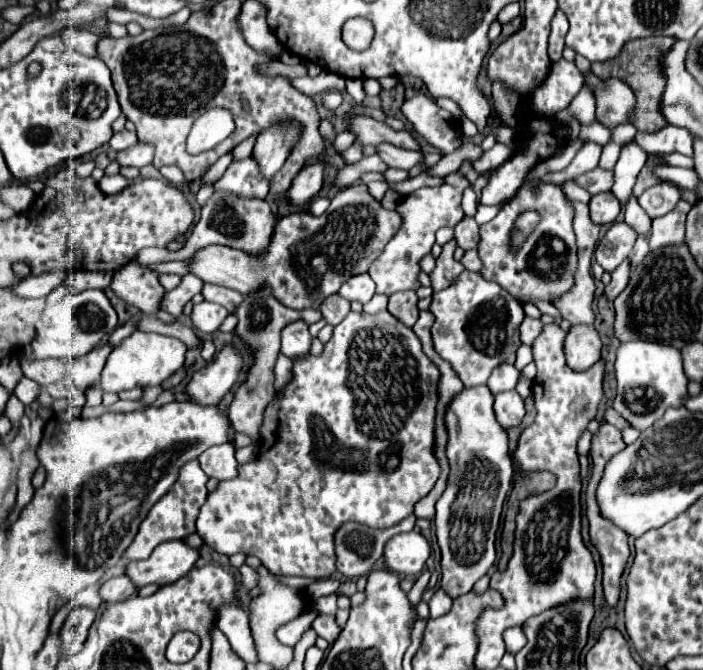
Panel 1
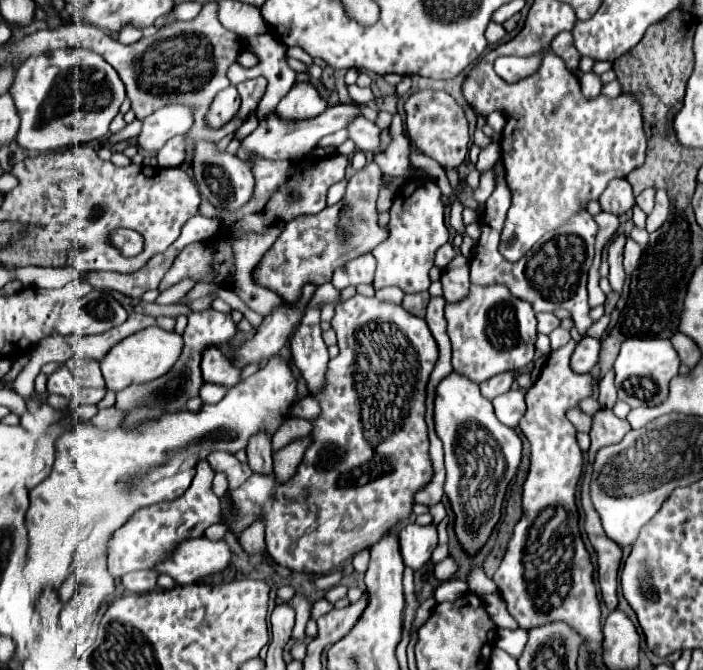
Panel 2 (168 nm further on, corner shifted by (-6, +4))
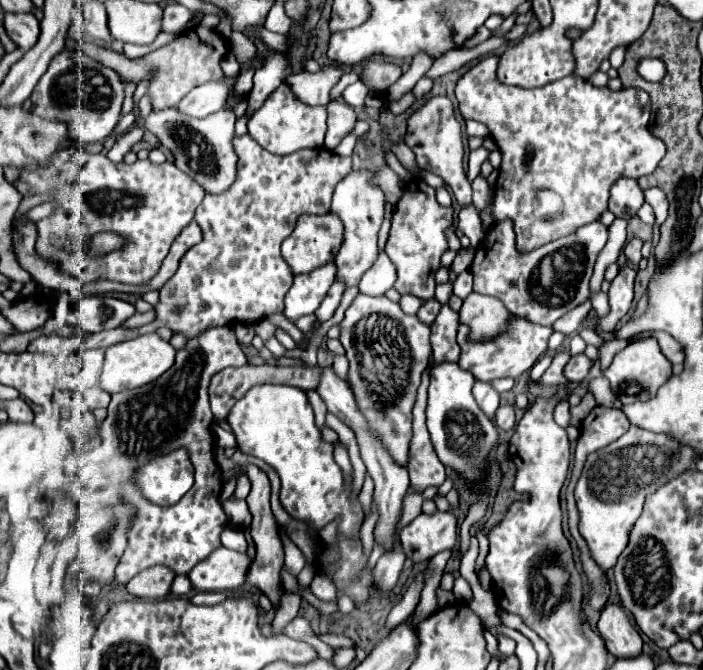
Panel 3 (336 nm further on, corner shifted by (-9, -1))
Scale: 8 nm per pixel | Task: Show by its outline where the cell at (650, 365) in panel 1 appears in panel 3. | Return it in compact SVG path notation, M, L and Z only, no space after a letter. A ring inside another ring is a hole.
M644 338L640 342L634 342L626 346L622 352L618 352L612 360L612 364L604 370L604 376L610 382L612 392L622 404L632 404L638 400L648 400L656 394L656 390L672 376L672 364L668 358L660 352L660 346L654 338Z

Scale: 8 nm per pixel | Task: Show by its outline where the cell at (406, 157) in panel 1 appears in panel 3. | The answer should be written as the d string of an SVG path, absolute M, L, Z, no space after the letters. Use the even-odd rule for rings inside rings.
M330 100L326 106L328 112L328 132L326 132L326 148L334 150L340 140L344 136L350 134L354 122L356 122L356 114L352 110L352 106L344 104L344 102L336 102Z

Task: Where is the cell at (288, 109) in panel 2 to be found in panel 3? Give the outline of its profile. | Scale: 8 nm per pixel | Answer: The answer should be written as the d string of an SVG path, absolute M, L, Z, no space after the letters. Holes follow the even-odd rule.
M330 62L324 64L318 72L300 72L292 74L286 82L290 84L292 92L306 104L320 104L326 106L330 102L330 90L338 84L340 76L344 74L344 66Z

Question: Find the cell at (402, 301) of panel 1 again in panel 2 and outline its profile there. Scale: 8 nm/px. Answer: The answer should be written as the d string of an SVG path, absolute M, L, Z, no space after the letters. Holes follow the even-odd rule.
M413 293L413 295L405 295L401 307L405 307L409 313L417 315L417 317L425 317L425 307L429 303L429 293Z

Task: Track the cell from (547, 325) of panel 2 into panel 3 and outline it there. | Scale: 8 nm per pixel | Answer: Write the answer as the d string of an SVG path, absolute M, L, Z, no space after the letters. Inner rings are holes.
M586 300L584 304L578 304L576 308L572 308L572 312L566 312L566 316L562 316L560 320L556 320L554 330L562 332L562 334L566 334L566 336L578 332L580 326L582 326L582 322L586 320L586 316L588 316L590 310L592 310L590 300Z

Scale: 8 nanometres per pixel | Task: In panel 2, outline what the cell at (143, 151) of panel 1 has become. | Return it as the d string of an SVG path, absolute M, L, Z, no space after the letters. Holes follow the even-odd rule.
M167 105L143 121L143 129L137 137L137 147L149 153L157 153L171 137L185 135L193 125L191 109L185 105Z

